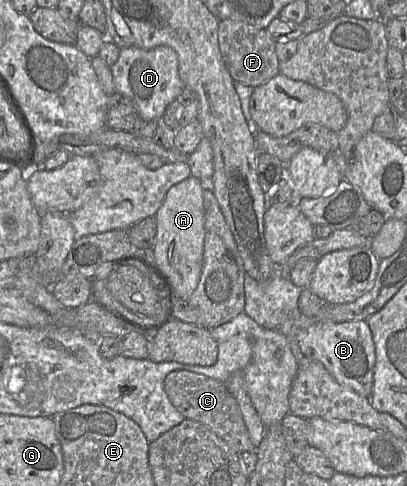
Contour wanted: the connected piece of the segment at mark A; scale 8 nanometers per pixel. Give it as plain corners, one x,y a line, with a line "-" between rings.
190,175
172,186
155,215
154,266
166,280
173,298
188,301
198,286
203,267
205,209
201,181

